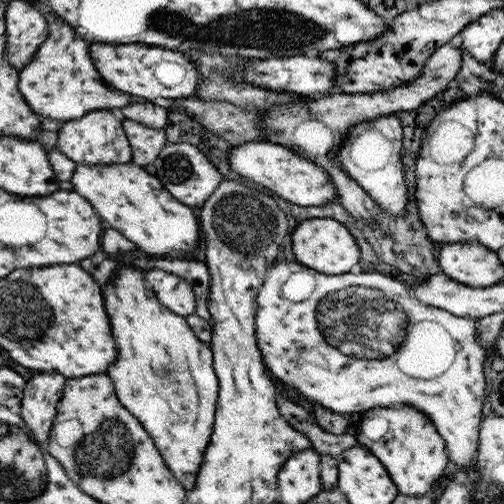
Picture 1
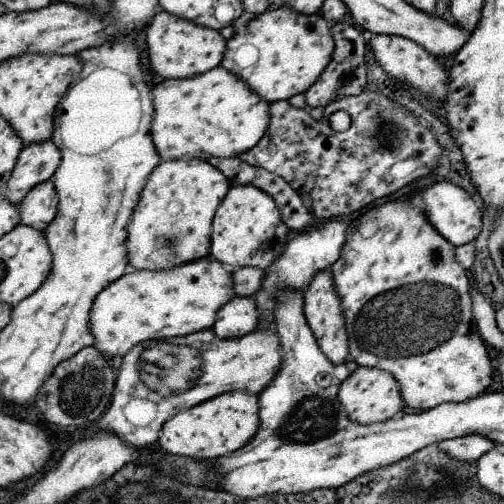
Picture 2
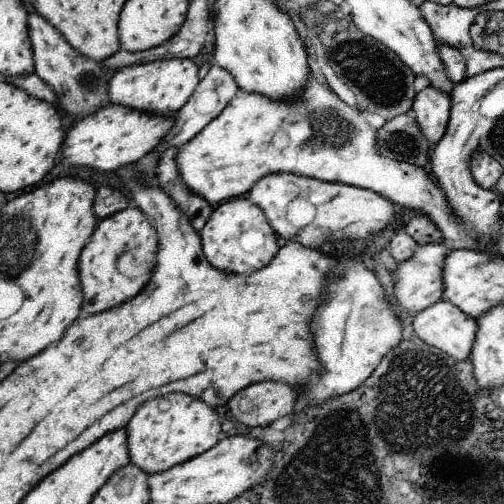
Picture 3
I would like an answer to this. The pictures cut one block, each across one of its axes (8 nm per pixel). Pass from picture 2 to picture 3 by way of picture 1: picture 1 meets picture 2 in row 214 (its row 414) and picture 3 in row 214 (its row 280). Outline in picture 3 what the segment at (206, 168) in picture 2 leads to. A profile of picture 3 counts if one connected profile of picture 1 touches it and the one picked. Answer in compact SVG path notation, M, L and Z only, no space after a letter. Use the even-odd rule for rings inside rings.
M137 206L125 208L117 214L111 214L103 220L99 220L95 234L91 234L91 240L87 242L81 258L79 258L79 284L83 288L83 314L89 316L95 312L109 310L113 306L123 304L125 300L131 300L149 280L149 274L141 274L135 280L129 280L121 276L115 270L115 258L121 256L125 250L135 250L135 258L155 262L155 252L159 252L159 240L155 226L139 212Z

